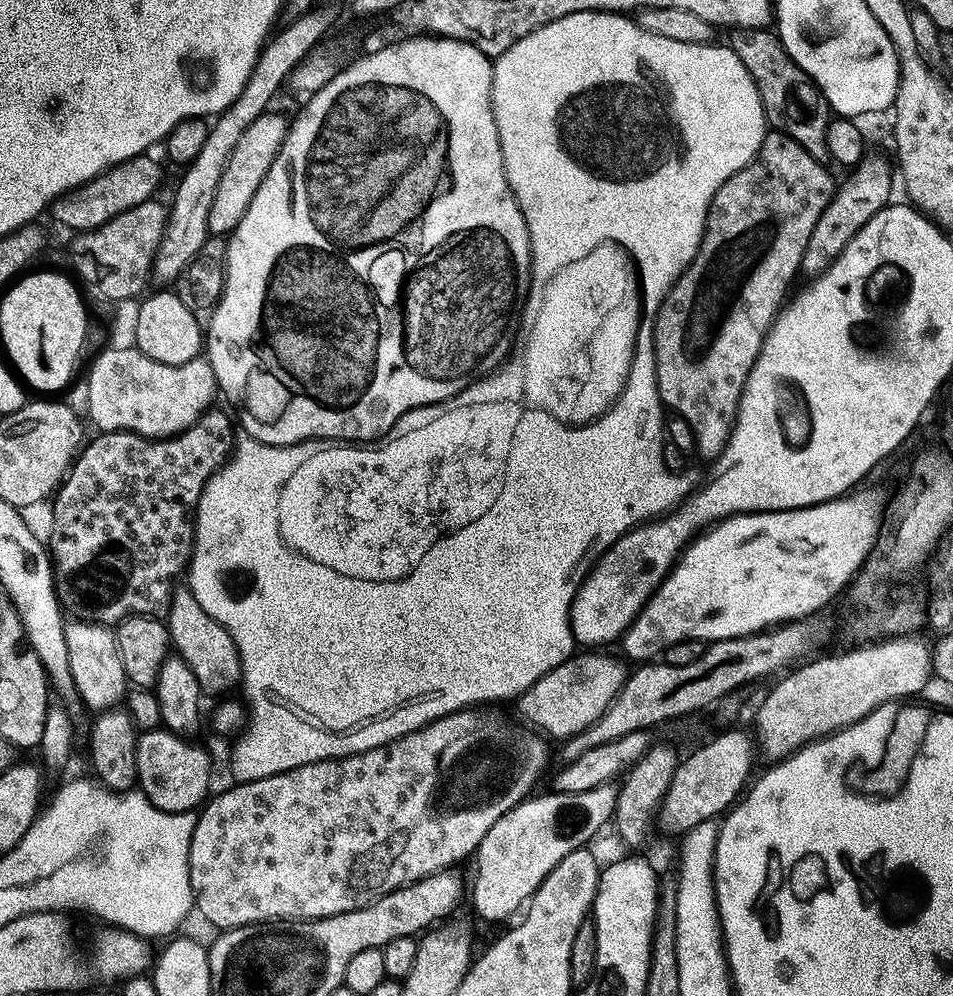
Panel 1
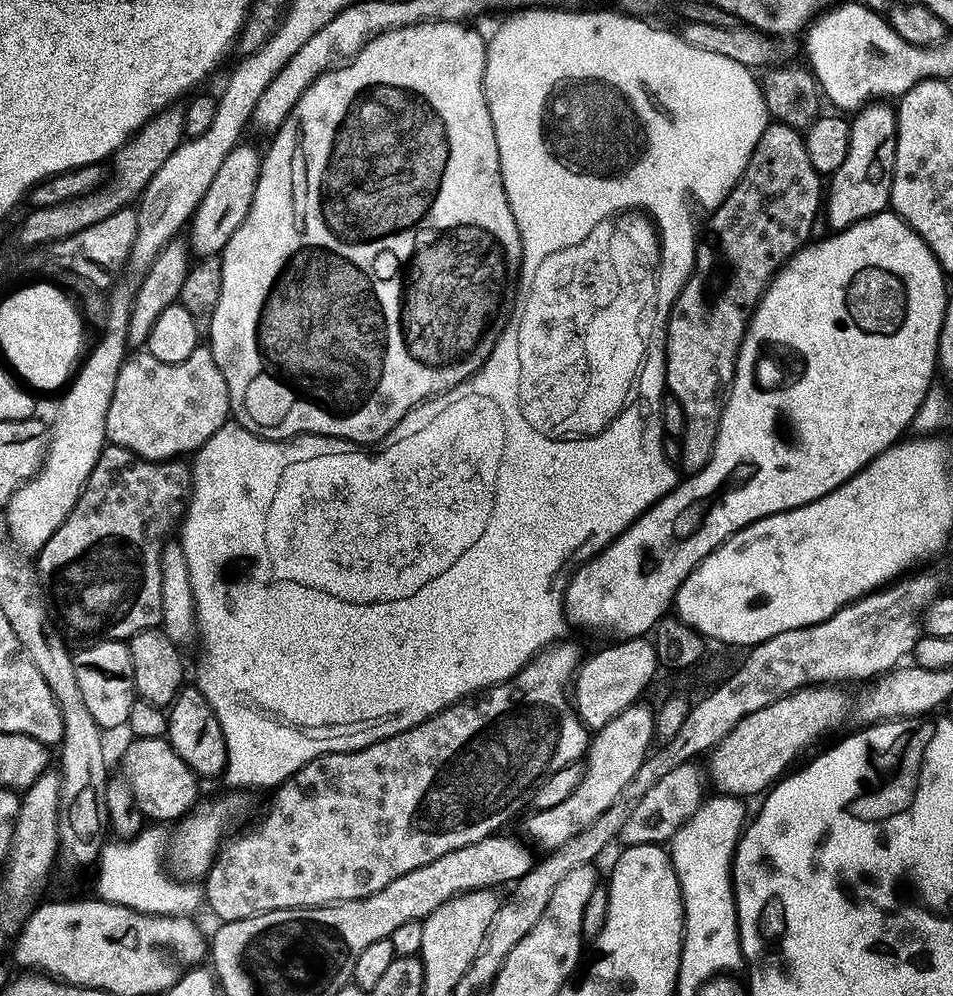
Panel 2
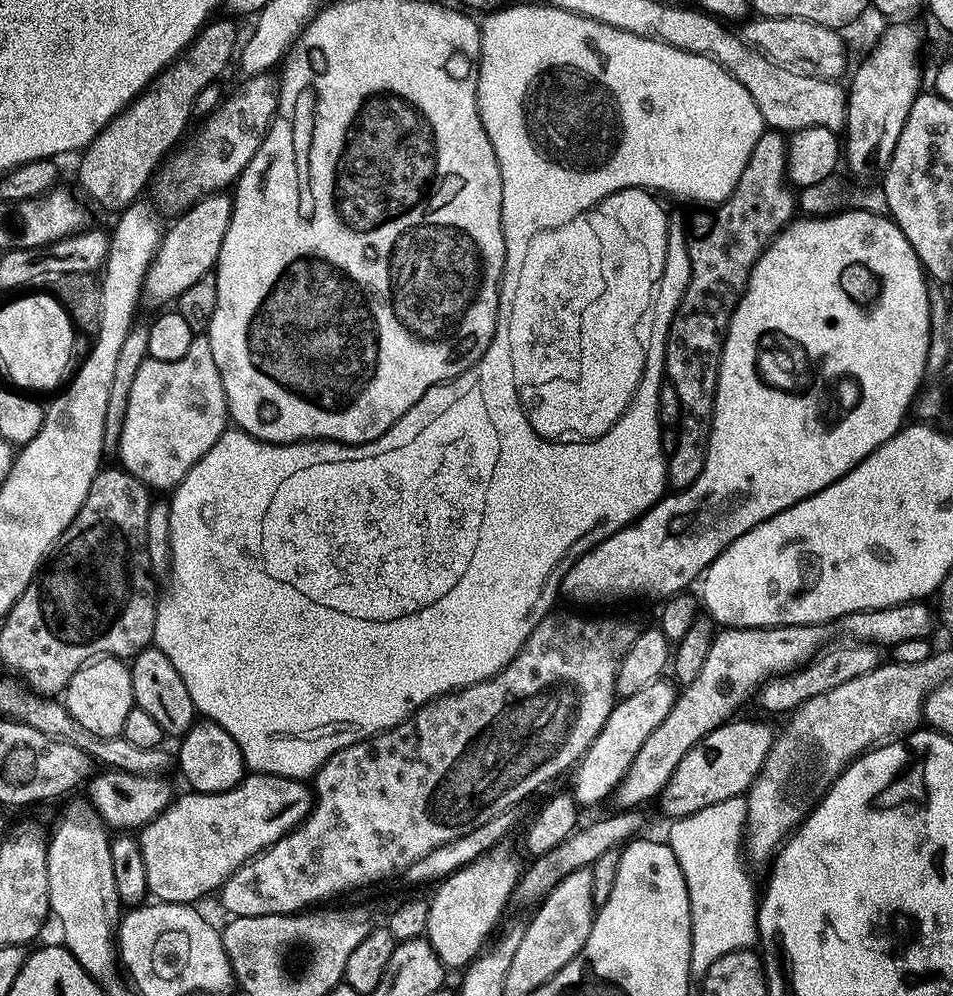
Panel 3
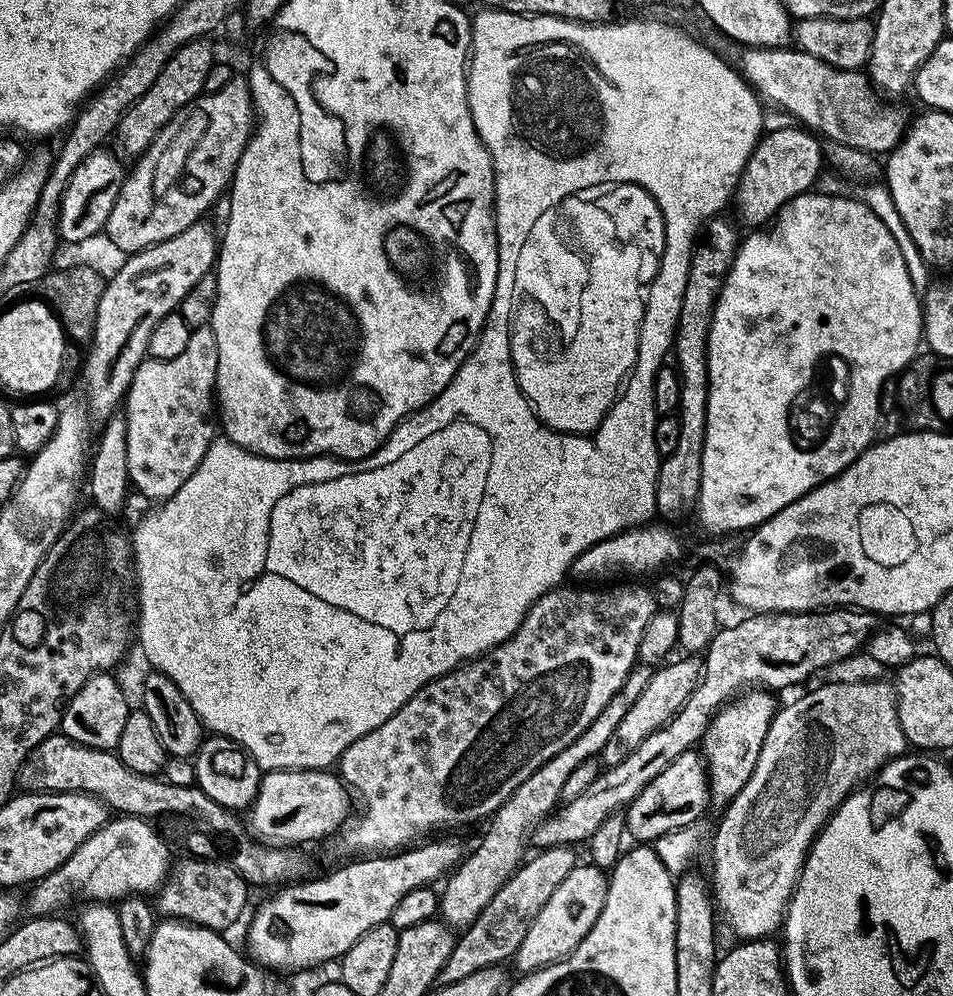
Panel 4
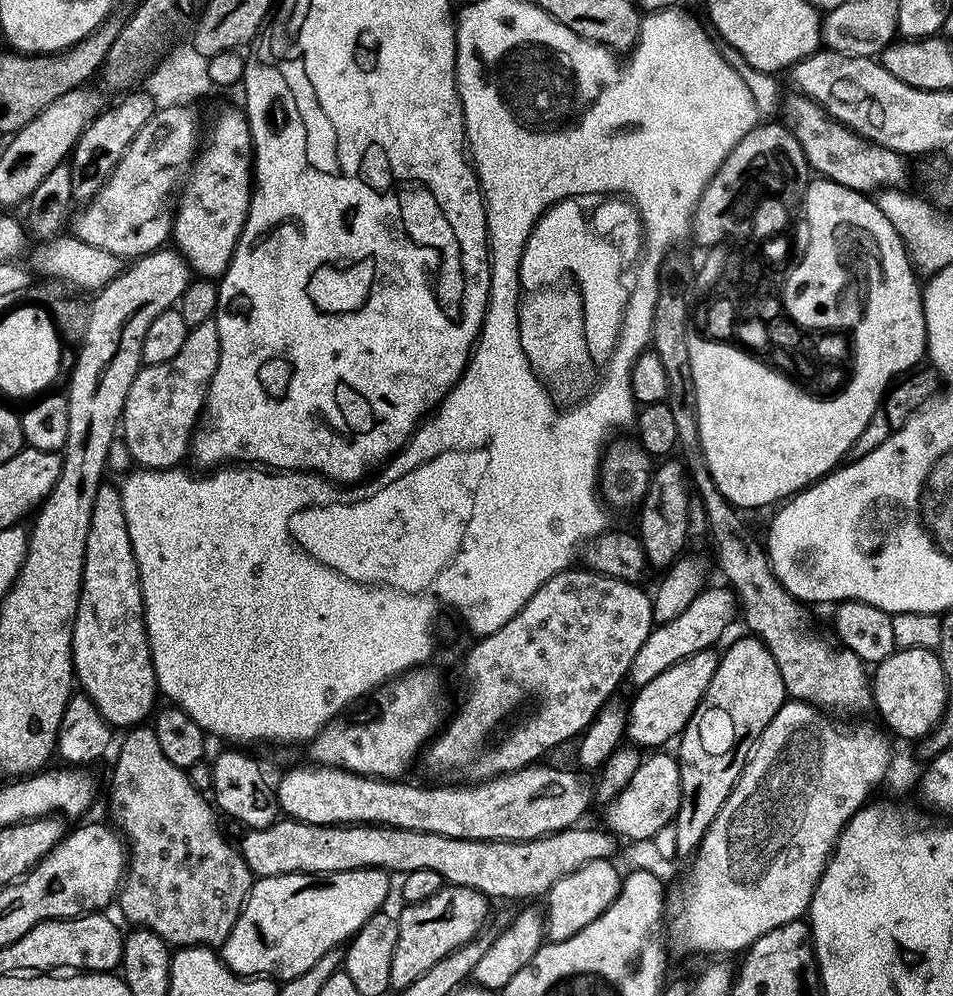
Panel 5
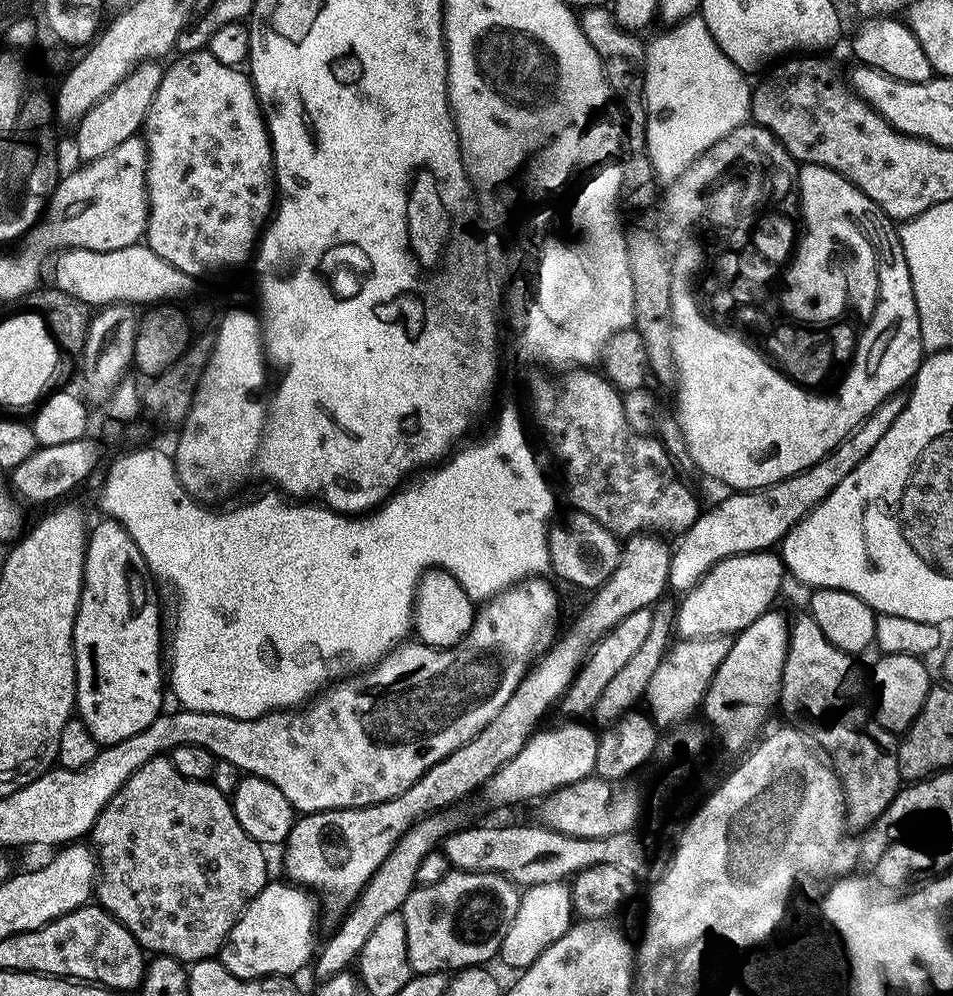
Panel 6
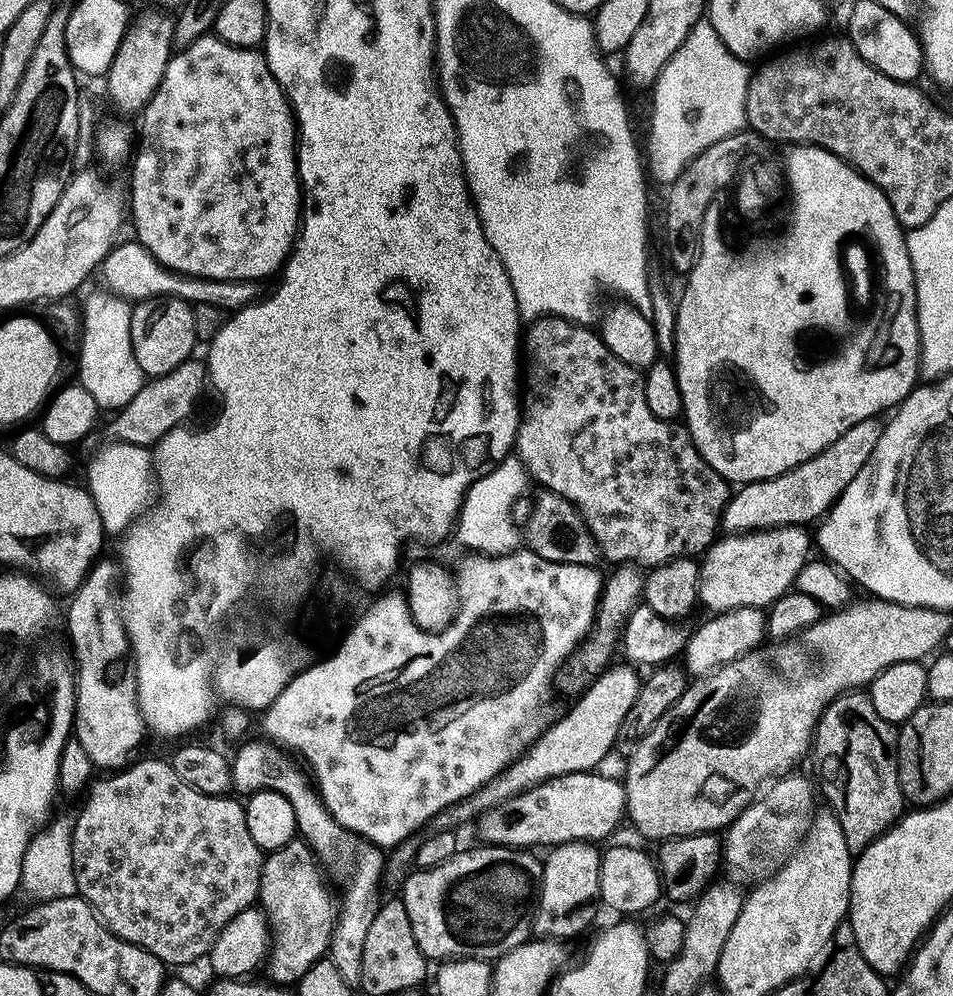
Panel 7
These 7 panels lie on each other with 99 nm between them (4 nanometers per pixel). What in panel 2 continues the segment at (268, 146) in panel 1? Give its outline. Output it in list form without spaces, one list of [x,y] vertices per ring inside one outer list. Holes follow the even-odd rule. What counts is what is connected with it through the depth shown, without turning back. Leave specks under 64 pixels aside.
[[[241,142],[230,150],[230,154],[226,154],[226,162],[222,162],[222,166],[218,166],[218,174],[214,174],[214,182],[210,182],[210,190],[206,190],[206,194],[202,194],[202,202],[198,202],[186,228],[186,234],[188,232],[186,243],[197,257],[223,253],[234,230],[238,230],[242,226],[246,214],[250,214],[261,159],[259,151],[256,153],[247,142]]]

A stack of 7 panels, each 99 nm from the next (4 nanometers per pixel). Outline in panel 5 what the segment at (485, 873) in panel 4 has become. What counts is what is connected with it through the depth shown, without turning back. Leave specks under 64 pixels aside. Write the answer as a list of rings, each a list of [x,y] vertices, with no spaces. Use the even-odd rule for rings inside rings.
[[[705,587],[694,598],[694,602],[690,602],[690,606],[686,606],[686,610],[682,610],[682,614],[678,614],[678,618],[665,624],[656,624],[653,627],[646,642],[642,642],[642,650],[638,650],[638,654],[634,654],[634,662],[628,669],[627,679],[633,680],[633,685],[639,686],[650,682],[654,678],[658,678],[658,674],[662,674],[662,670],[670,670],[670,666],[699,652],[707,652],[716,646],[712,644],[719,642],[720,635],[727,630],[728,623],[732,620],[732,615],[736,616],[738,612],[738,601],[732,588],[721,587]]]

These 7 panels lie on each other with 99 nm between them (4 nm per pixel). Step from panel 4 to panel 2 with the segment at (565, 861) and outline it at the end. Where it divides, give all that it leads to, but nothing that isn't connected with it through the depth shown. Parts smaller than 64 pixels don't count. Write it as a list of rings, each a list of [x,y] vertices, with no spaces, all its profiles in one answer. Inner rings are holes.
[[[691,762],[678,766],[676,770],[658,778],[656,785],[646,791],[646,798],[634,806],[626,826],[622,826],[618,840],[624,846],[642,846],[643,844],[667,845],[675,832],[700,809],[706,799],[706,772],[699,763]]]

